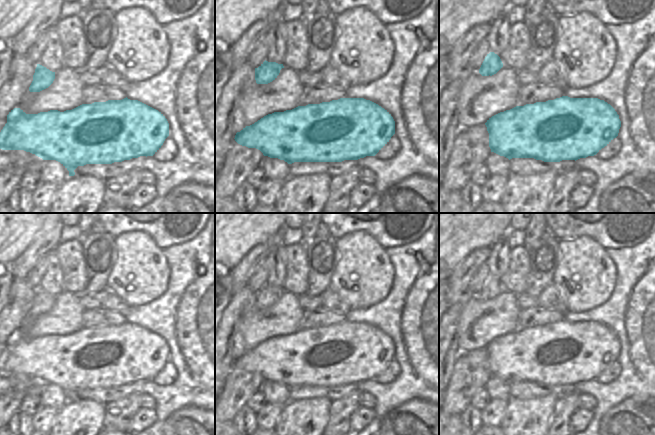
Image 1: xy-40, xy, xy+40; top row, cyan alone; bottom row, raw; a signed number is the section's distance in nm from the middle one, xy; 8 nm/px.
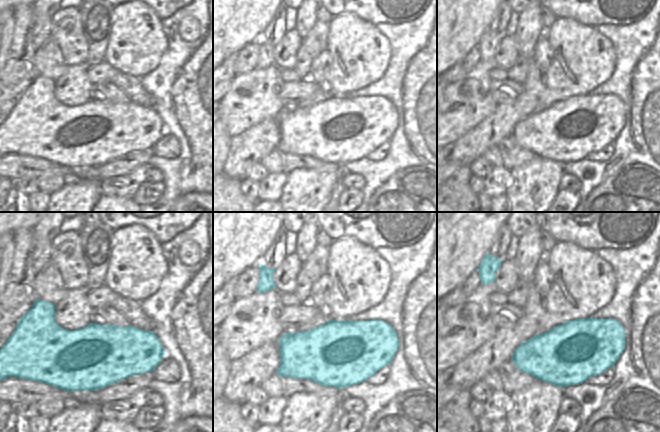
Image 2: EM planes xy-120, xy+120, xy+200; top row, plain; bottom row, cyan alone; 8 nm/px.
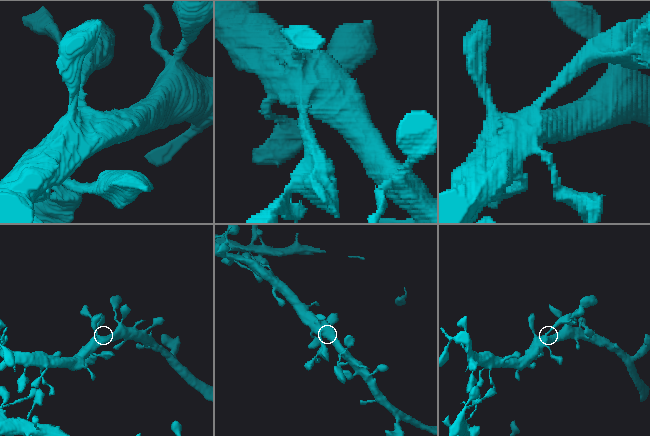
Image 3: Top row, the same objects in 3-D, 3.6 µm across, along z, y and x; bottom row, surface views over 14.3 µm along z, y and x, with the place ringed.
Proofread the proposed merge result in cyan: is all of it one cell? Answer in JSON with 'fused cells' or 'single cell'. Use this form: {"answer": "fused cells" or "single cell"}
{"answer": "fused cells"}

